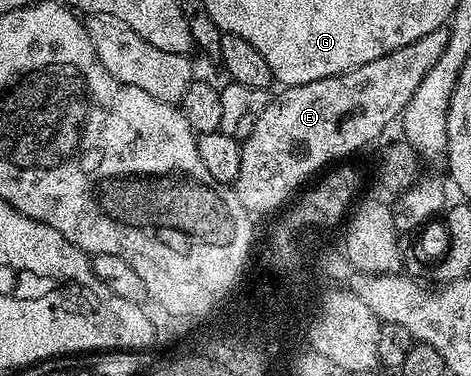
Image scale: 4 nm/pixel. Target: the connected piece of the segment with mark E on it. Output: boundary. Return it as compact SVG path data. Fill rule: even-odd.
M443 25L386 56L372 60L370 64L306 85L287 86L277 97L275 95L256 117L241 145L242 161L234 189L242 206L256 216L276 209L279 211L310 180L310 176L315 177L332 163L345 159L342 157L376 139L390 121L399 119L414 89L446 50L448 39L449 30L447 25Z

